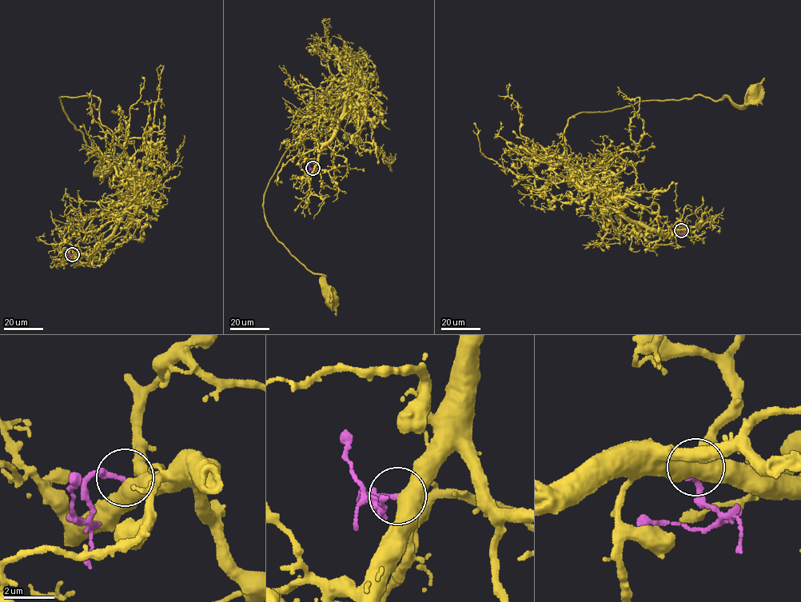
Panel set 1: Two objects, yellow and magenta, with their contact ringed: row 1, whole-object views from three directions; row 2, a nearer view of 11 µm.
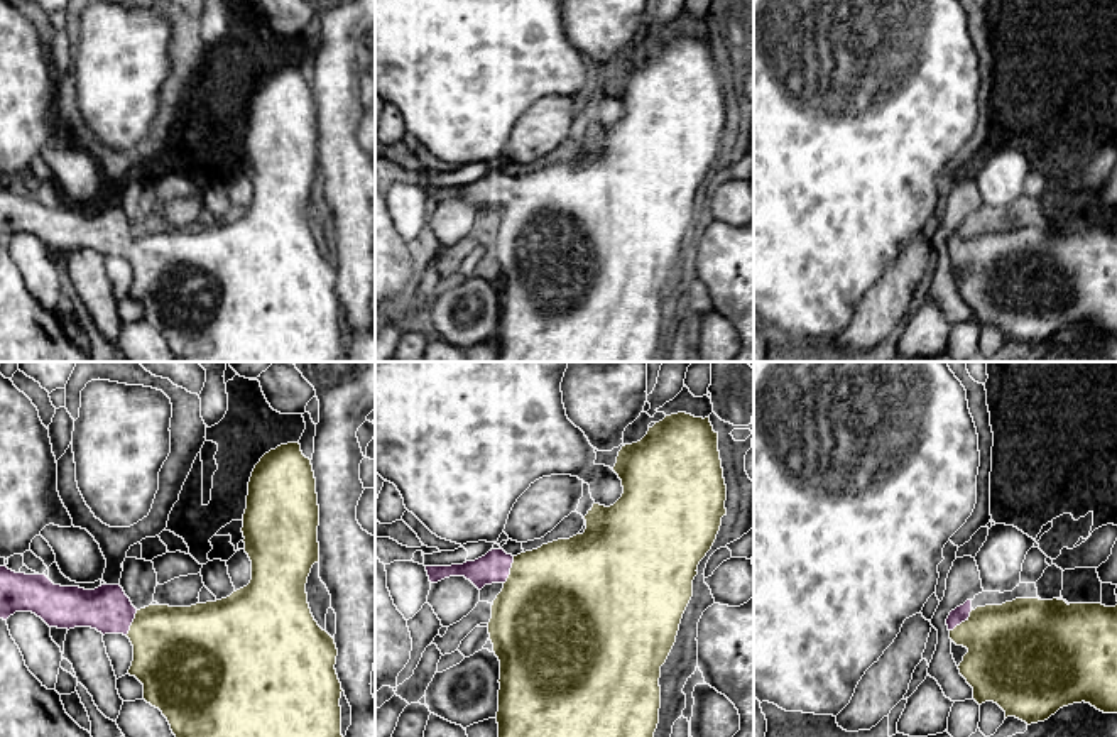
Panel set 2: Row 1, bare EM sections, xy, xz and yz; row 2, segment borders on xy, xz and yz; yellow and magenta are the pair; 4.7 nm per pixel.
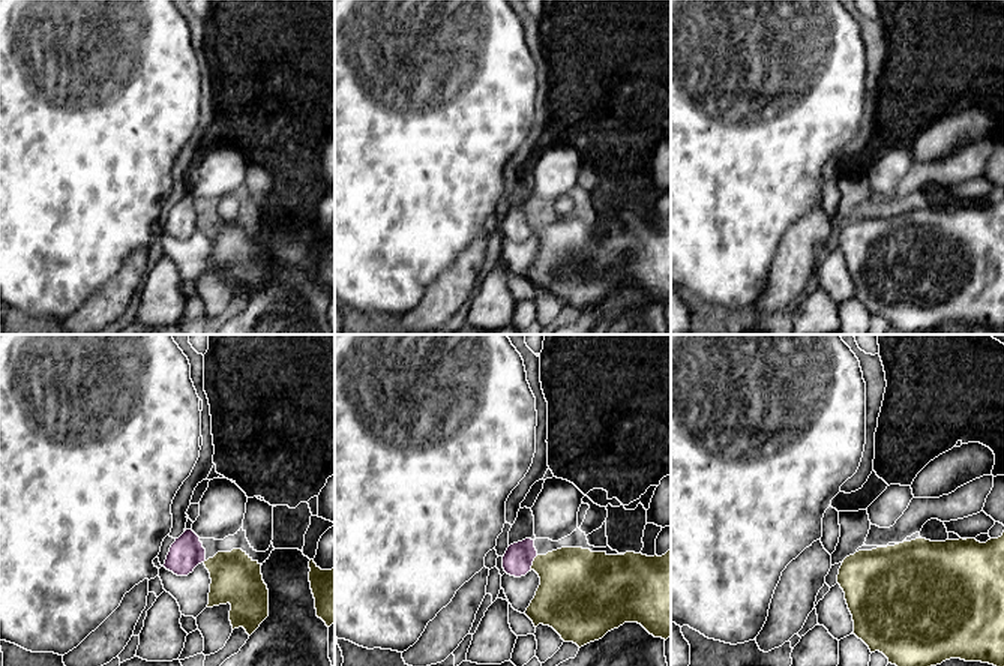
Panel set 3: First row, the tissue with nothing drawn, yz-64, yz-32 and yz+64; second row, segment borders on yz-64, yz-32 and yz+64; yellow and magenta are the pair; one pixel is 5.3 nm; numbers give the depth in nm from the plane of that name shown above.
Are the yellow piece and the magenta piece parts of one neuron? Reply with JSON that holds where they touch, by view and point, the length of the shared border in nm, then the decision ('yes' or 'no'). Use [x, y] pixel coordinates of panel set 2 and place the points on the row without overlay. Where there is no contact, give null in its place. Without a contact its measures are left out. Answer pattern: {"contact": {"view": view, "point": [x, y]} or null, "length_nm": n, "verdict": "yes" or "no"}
{"contact": {"view": "yz", "point": [962, 244]}, "length_nm": 160, "verdict": "yes"}

